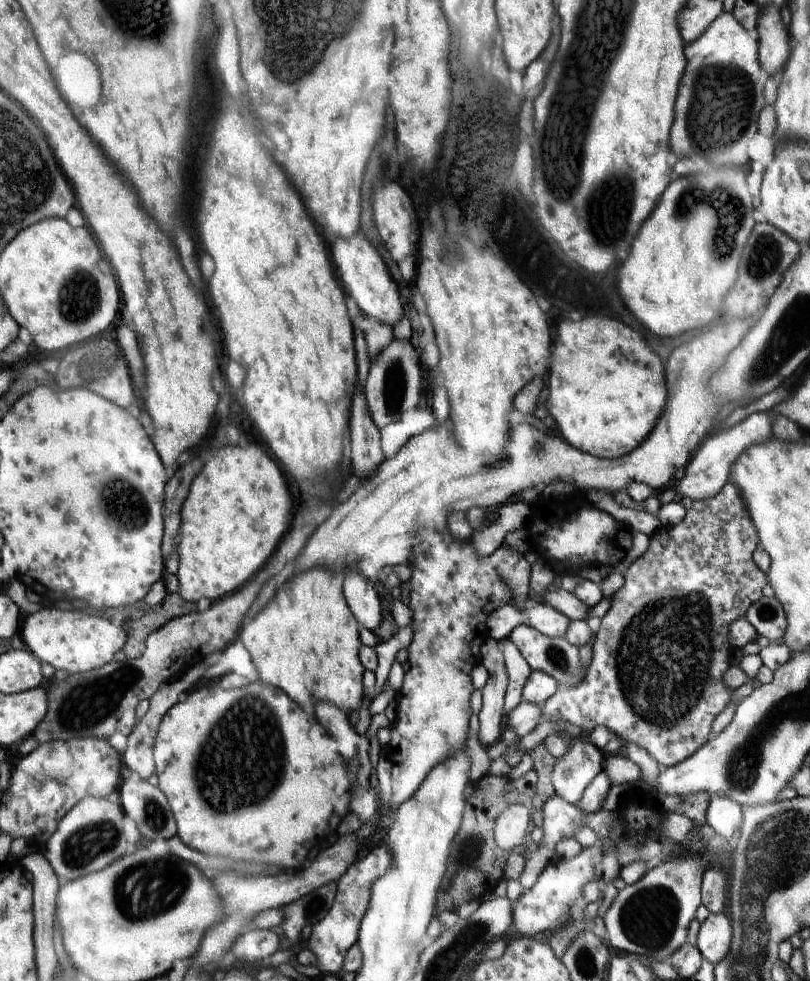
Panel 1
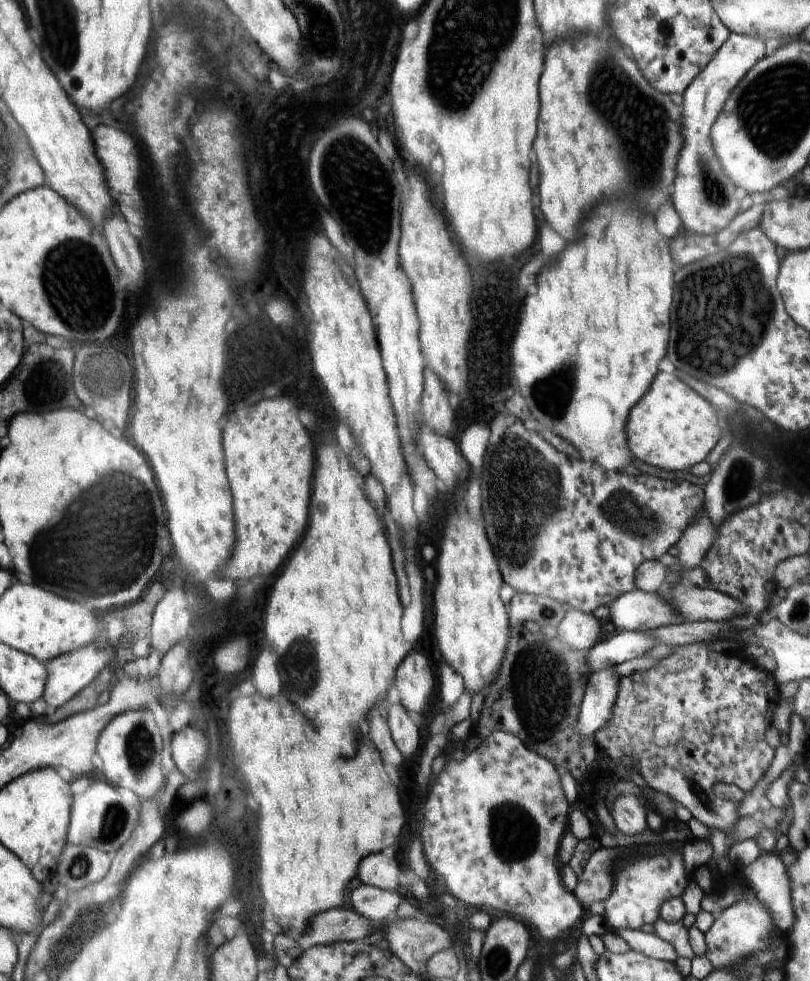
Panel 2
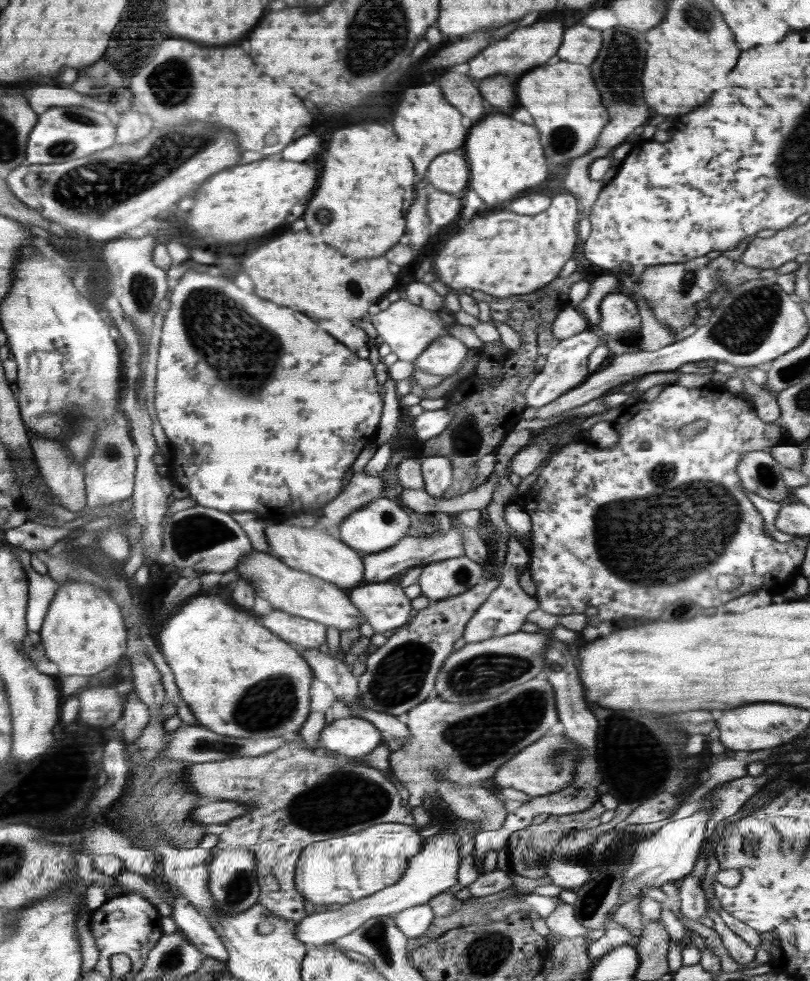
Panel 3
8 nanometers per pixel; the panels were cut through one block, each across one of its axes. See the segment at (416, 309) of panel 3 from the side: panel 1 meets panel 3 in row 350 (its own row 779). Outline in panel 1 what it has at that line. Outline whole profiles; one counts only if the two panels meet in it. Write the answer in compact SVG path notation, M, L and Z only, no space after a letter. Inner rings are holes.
M422 530L422 540L414 546L414 566L410 578L410 600L408 608L412 611L412 630L414 636L408 646L408 660L404 684L395 694L396 720L388 729L388 745L382 751L392 764L392 800L391 811L398 808L410 796L417 792L418 786L428 776L430 768L442 764L442 760L460 752L462 746L467 746L469 738L470 717L472 716L471 696L475 690L470 679L474 666L481 664L481 650L490 640L488 618L494 610L512 604L512 592L506 582L500 578L490 557L480 556L470 538L460 542L454 540L448 530Z

